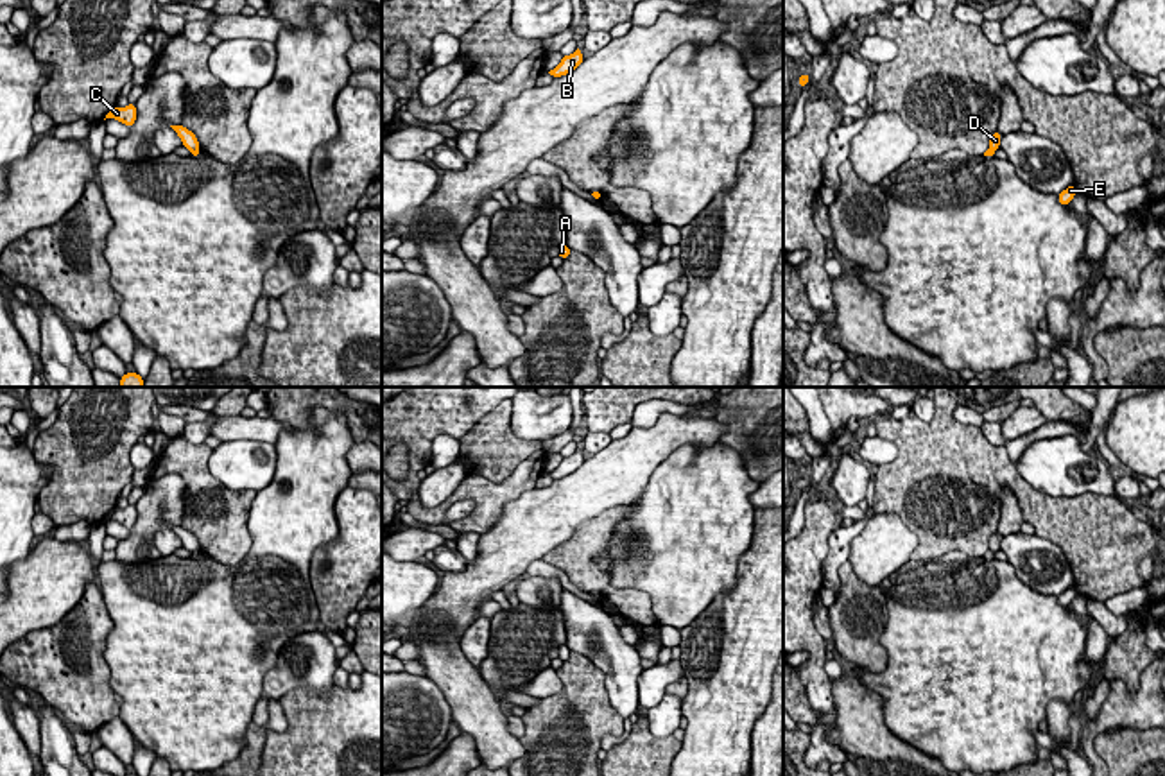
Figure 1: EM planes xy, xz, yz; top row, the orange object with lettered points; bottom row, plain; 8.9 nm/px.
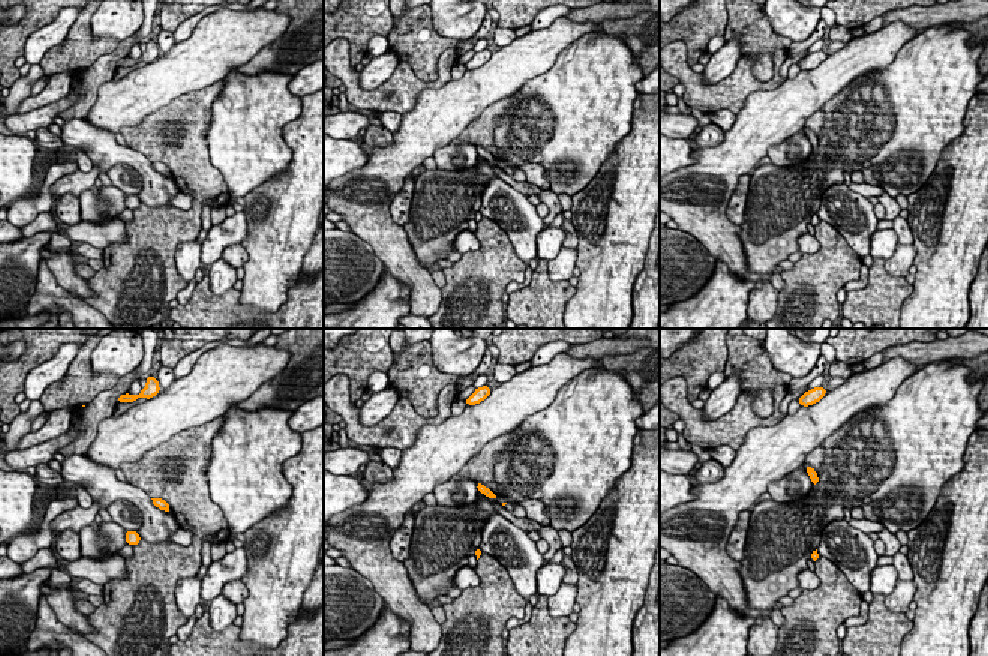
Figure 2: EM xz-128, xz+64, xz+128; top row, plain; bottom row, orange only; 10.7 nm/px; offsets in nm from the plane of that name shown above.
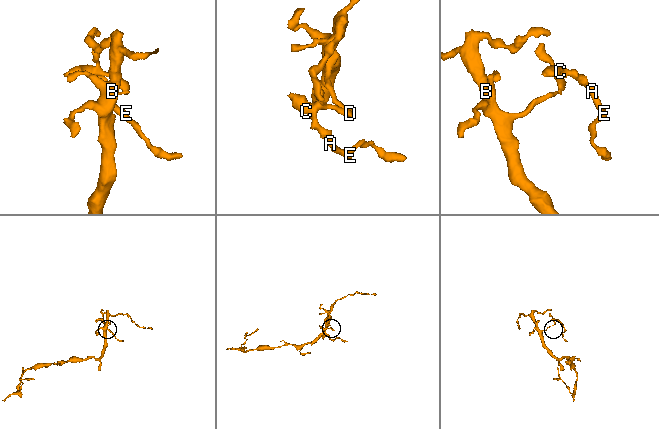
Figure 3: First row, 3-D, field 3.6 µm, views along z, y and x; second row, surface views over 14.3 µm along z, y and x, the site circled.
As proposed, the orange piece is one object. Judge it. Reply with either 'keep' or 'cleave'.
cleave

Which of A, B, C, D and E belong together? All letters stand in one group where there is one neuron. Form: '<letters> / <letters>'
A C D E / B

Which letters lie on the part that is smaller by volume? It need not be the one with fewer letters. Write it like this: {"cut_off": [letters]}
{"cut_off": ["A", "C", "D", "E"]}

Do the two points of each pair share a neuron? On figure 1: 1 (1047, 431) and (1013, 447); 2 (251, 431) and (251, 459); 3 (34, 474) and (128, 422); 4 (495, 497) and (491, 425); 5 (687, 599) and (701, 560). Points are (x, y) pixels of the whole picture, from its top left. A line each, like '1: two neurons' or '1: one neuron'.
1: one neuron
2: two neurons
3: two neurons
4: two neurons
5: one neuron

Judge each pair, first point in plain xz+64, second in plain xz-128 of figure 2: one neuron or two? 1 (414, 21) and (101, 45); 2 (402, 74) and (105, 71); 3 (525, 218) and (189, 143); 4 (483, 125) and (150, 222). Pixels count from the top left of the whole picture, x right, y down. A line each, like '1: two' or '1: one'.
1: one
2: one
3: two
4: one

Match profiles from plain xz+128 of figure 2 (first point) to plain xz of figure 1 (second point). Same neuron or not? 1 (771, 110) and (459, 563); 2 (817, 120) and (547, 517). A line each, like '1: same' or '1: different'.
1: different
2: different

